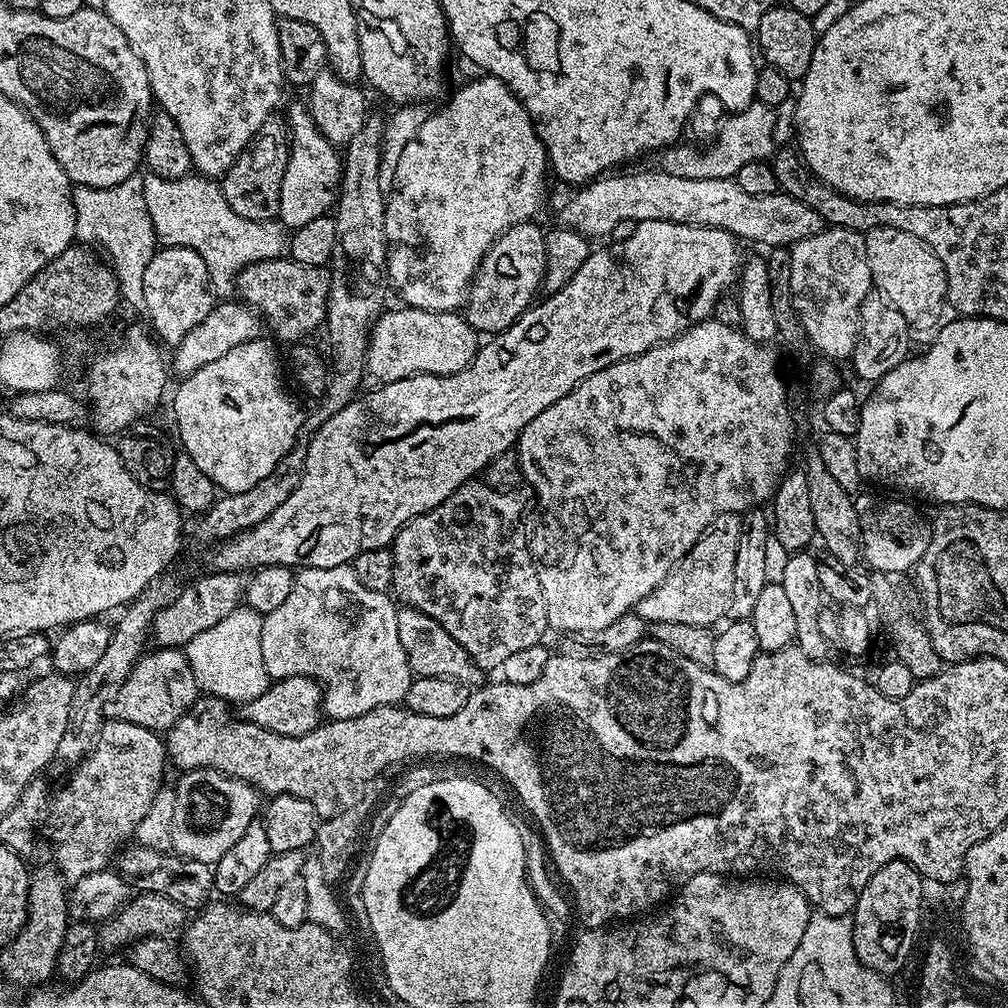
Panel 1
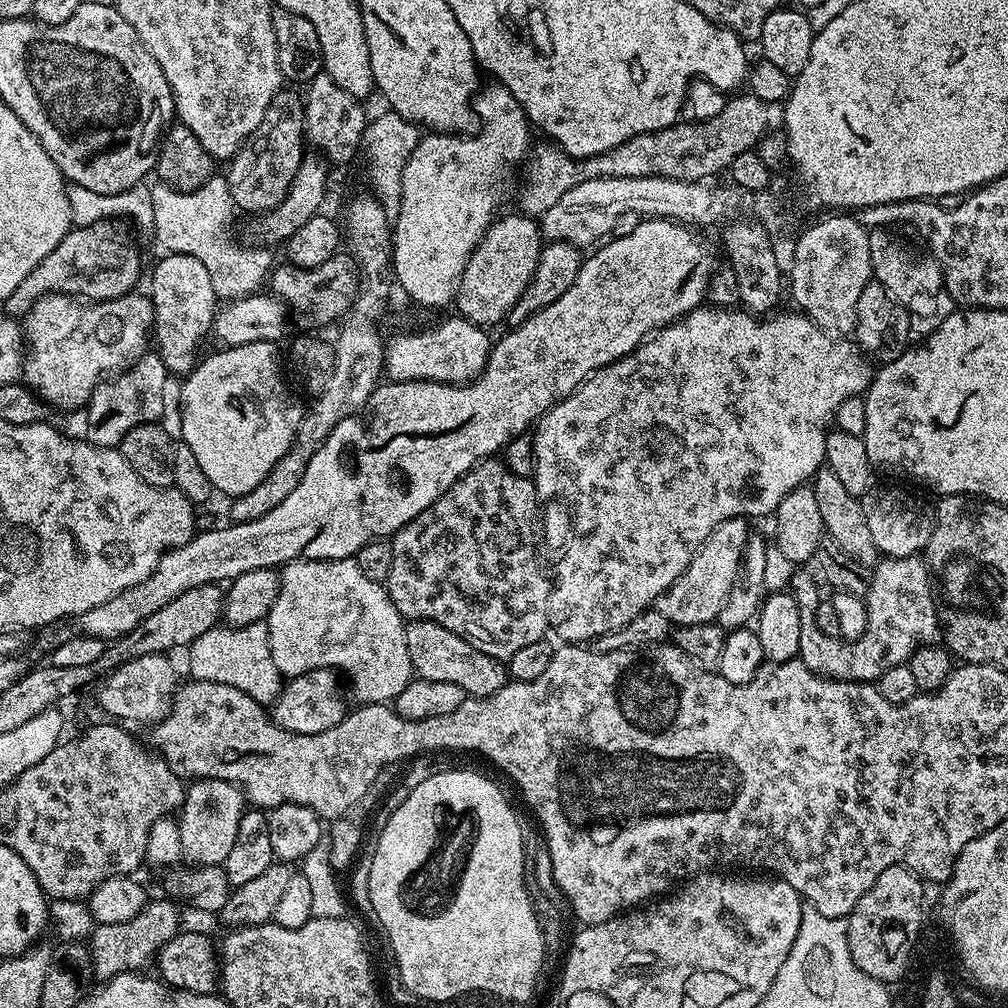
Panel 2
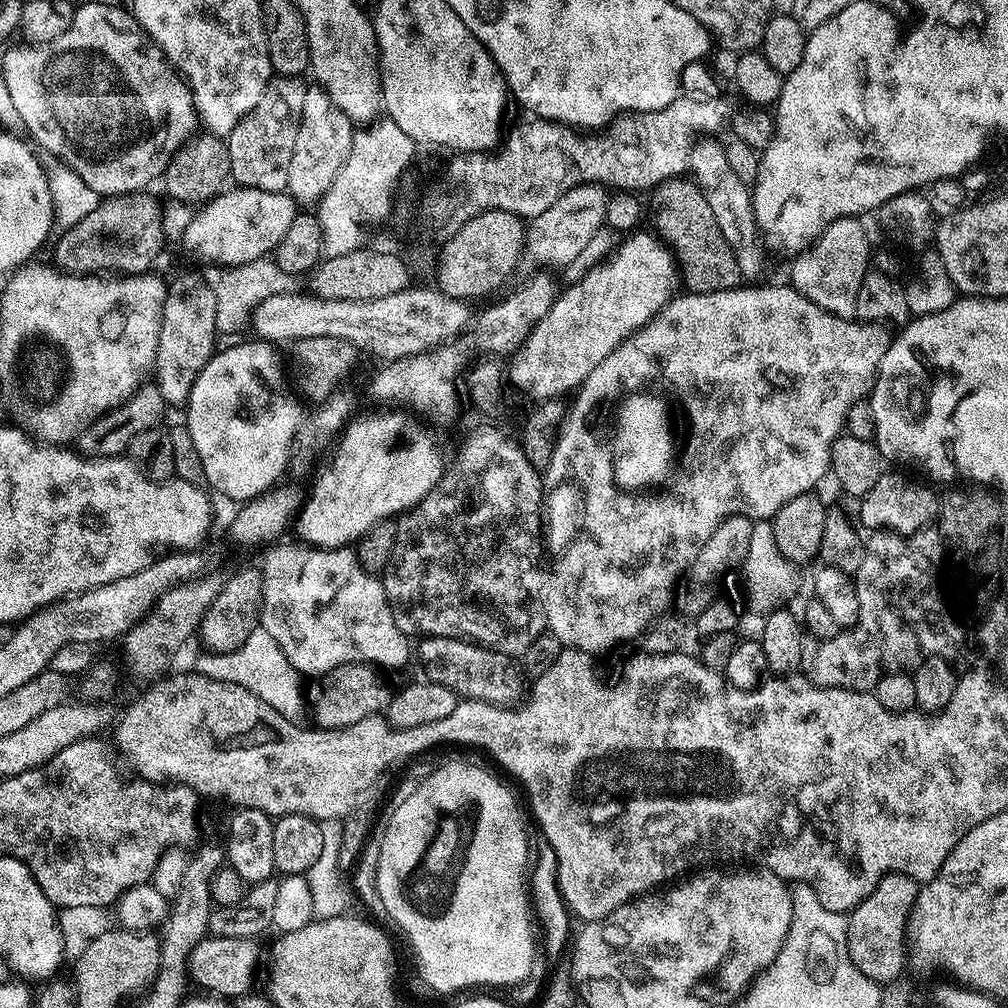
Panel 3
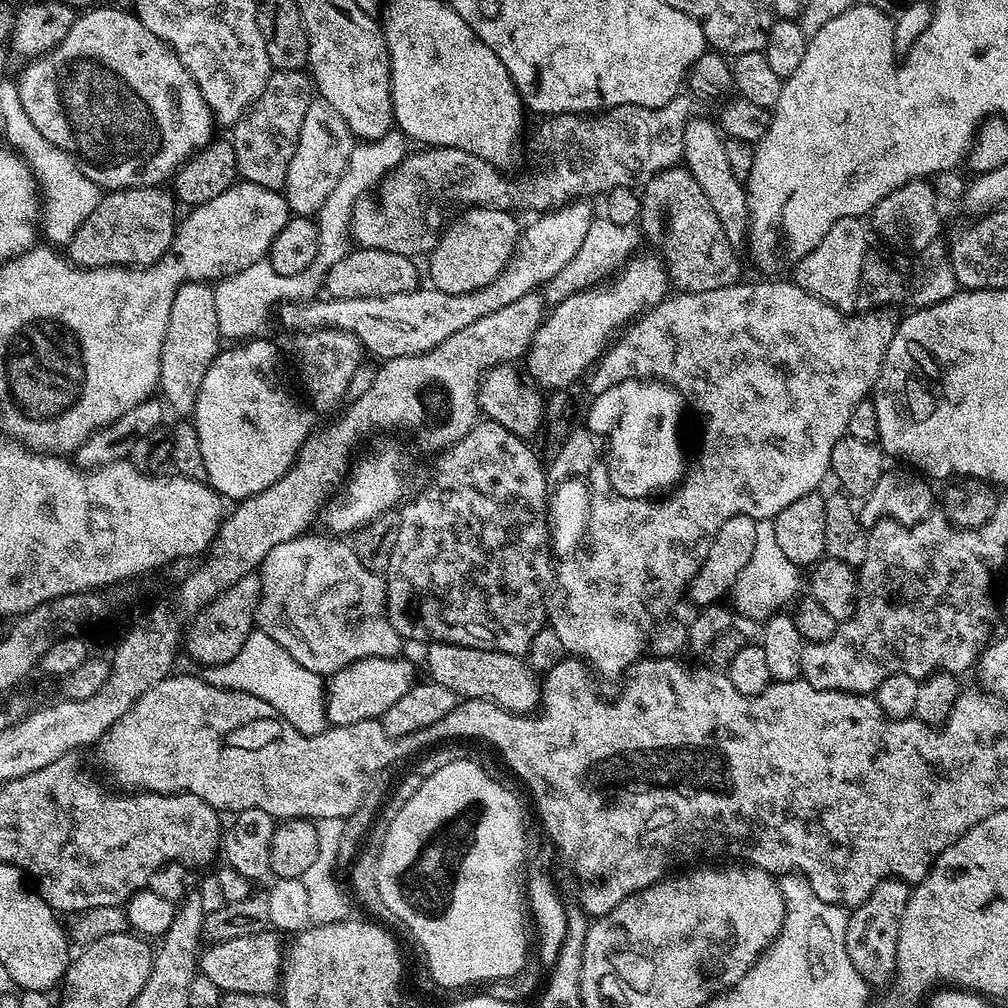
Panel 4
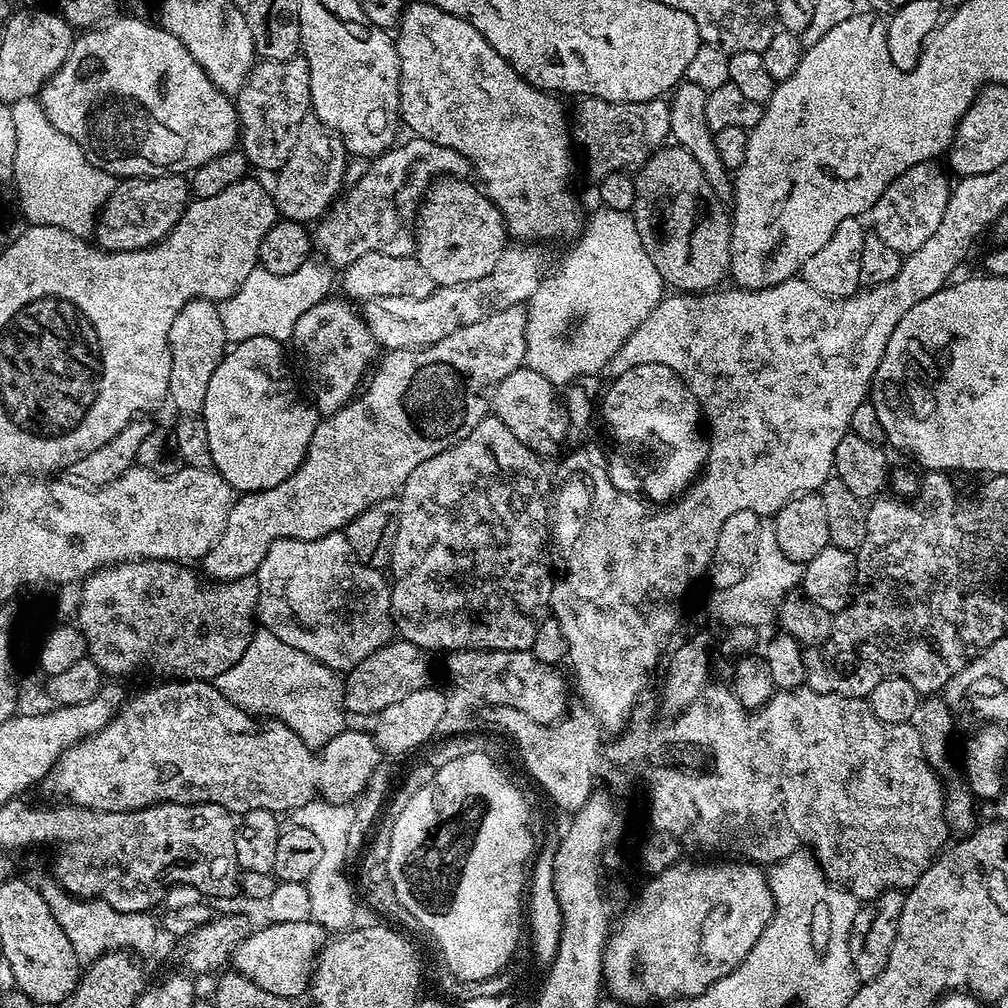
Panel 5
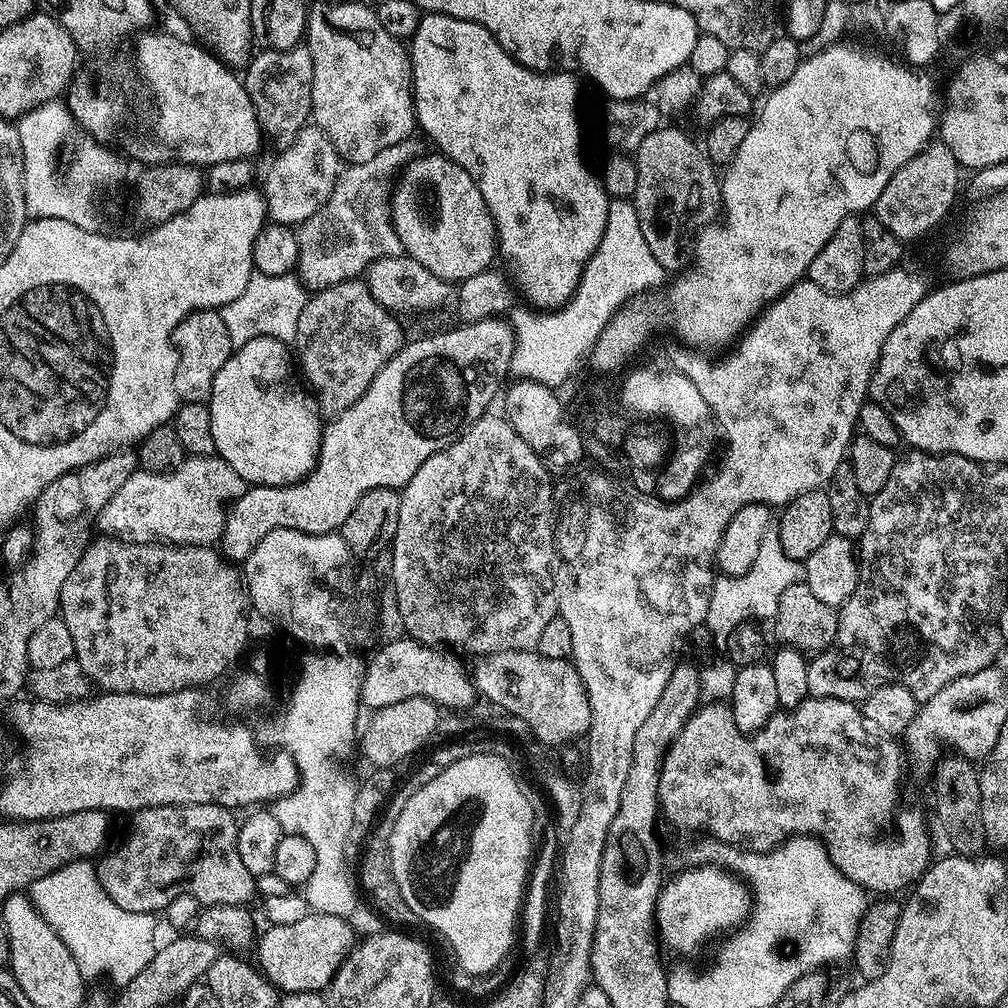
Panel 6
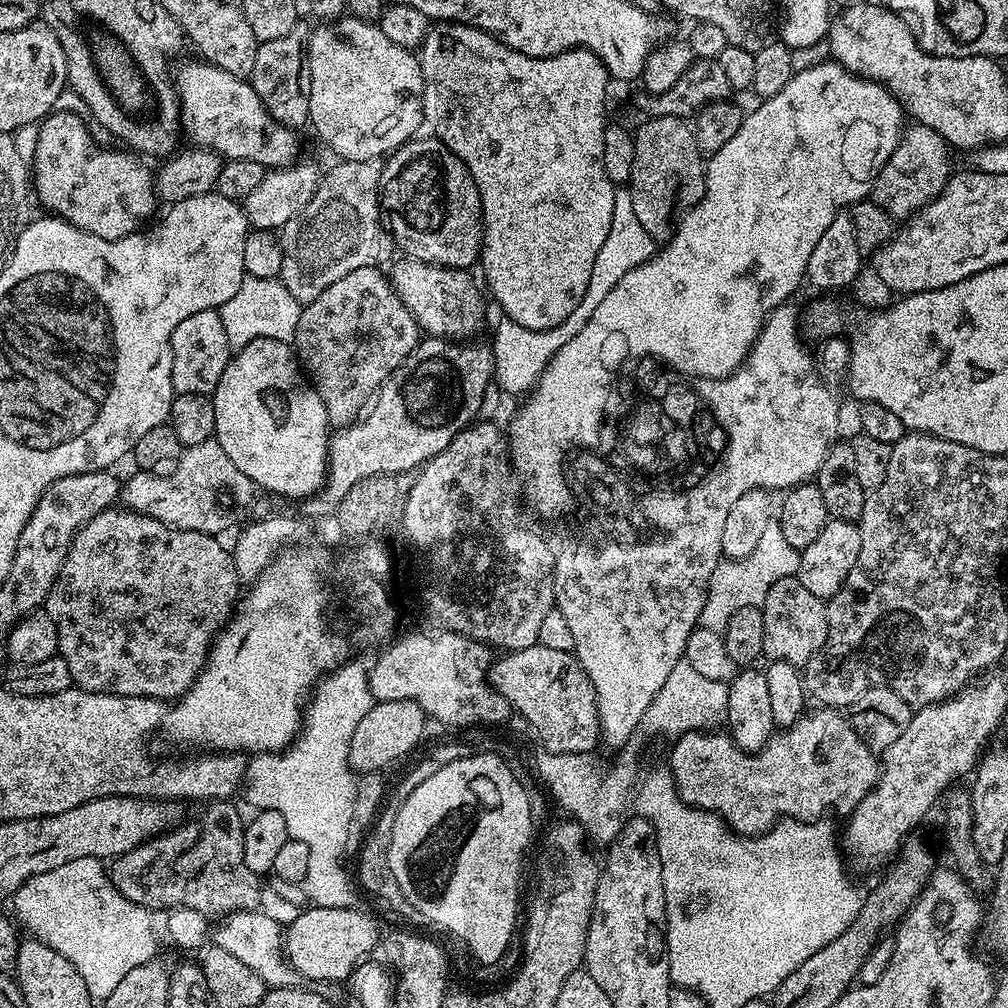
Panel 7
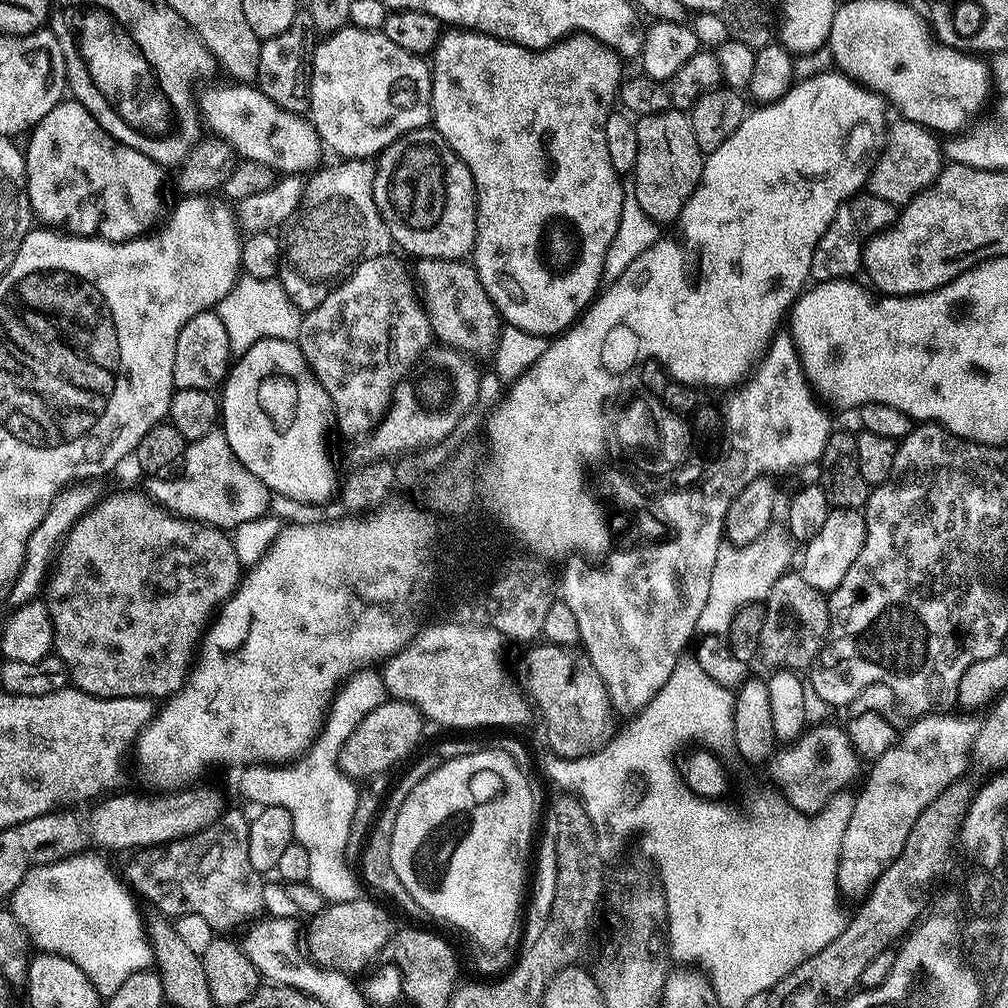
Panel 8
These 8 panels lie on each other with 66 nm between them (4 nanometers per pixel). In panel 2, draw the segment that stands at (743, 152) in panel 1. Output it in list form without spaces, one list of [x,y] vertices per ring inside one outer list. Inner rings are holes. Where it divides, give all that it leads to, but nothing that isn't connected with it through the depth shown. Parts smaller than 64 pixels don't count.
[[[750,94],[744,96],[733,95],[727,101],[722,110],[714,118],[703,122],[677,122],[670,128],[663,128],[657,132],[643,132],[618,146],[609,152],[603,152],[601,156],[591,156],[588,160],[575,160],[572,156],[567,156],[561,148],[549,146],[540,148],[527,157],[524,168],[524,185],[520,188],[520,208],[521,213],[533,218],[543,216],[566,190],[574,190],[587,180],[594,178],[646,178],[647,176],[665,176],[671,180],[695,180],[697,182],[707,181],[708,176],[716,176],[720,171],[731,169],[734,158],[743,152],[750,152],[759,144],[762,137],[769,135],[773,130],[779,129],[784,122],[784,104],[771,104],[762,102]]]

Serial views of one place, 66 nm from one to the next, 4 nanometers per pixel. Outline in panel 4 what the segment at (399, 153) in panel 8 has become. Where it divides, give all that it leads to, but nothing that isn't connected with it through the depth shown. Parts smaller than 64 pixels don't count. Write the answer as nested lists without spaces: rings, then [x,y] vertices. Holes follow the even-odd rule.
[[[472,206],[461,212],[464,213],[460,216],[460,224],[454,225],[449,232],[441,231],[436,247],[427,257],[431,287],[446,290],[446,294],[466,294],[494,282],[510,262],[522,231],[512,217],[515,215],[503,208]]]

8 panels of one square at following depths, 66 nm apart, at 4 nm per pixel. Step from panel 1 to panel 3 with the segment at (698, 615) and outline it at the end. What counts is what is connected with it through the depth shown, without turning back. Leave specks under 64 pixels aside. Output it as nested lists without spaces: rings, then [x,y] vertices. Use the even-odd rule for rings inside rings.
[[[731,516],[721,522],[718,530],[714,530],[714,534],[710,534],[706,546],[698,550],[698,558],[694,558],[686,575],[676,586],[674,608],[681,617],[695,618],[698,614],[702,614],[702,610],[706,610],[706,606],[710,606],[710,602],[718,598],[719,592],[716,591],[719,590],[724,575],[731,568],[739,569],[743,565],[750,546],[753,523],[749,516]]]

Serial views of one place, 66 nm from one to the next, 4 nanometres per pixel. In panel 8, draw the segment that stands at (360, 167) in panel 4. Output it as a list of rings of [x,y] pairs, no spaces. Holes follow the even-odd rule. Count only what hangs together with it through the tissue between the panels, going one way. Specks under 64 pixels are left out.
[[[241,275],[230,290],[230,294],[226,294],[226,298],[220,300],[216,313],[226,327],[234,354],[245,352],[259,340],[297,341],[303,320],[303,313],[289,302],[288,296],[284,293],[284,285],[279,279],[259,280],[246,275]]]

